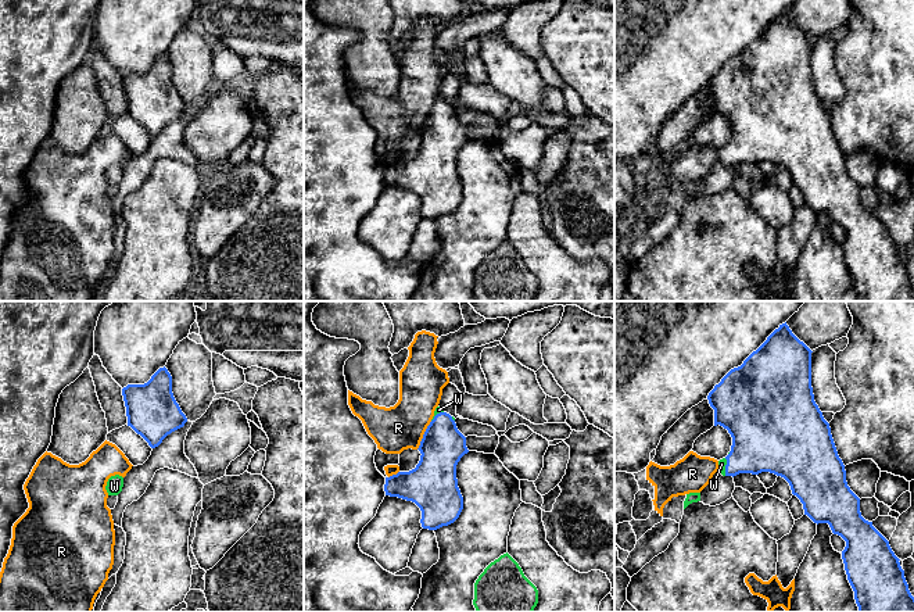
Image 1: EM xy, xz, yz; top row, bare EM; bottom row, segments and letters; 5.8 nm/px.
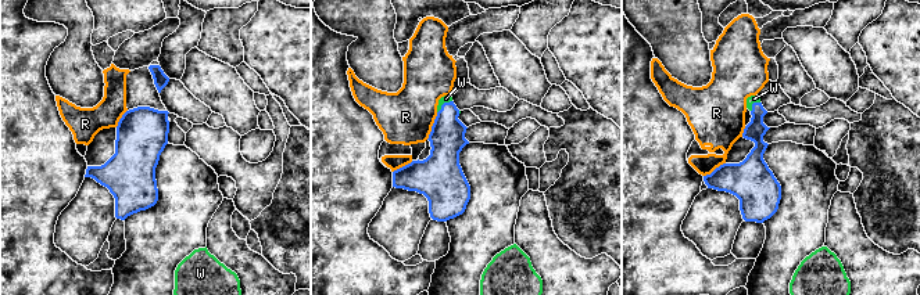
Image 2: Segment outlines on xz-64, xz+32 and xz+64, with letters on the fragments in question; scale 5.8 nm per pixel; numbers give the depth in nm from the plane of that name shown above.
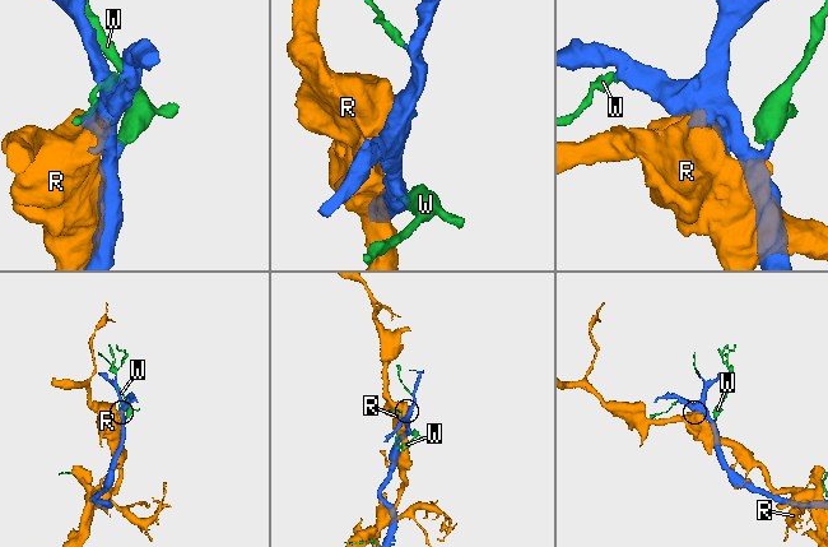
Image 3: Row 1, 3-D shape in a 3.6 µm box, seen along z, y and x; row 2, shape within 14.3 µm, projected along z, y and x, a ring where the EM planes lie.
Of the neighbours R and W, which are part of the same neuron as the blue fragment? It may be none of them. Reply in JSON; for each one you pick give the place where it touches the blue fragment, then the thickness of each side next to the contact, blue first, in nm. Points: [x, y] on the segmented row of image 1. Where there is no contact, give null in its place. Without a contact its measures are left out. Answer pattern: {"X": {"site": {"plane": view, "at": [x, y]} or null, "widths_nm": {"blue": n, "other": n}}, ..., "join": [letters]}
{"W": {"site": {"plane": "yz", "at": [726, 466]}, "widths_nm": {"blue": 340, "other": 50}}, "join": ["W"]}

